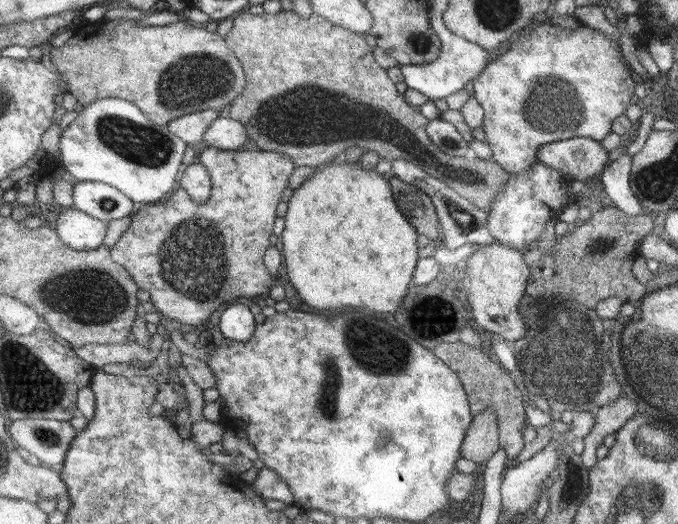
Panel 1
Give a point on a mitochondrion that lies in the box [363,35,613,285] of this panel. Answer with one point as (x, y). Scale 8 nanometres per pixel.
(550, 102)

